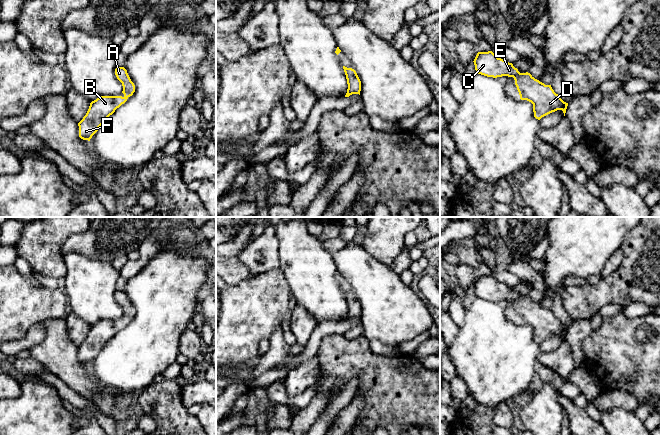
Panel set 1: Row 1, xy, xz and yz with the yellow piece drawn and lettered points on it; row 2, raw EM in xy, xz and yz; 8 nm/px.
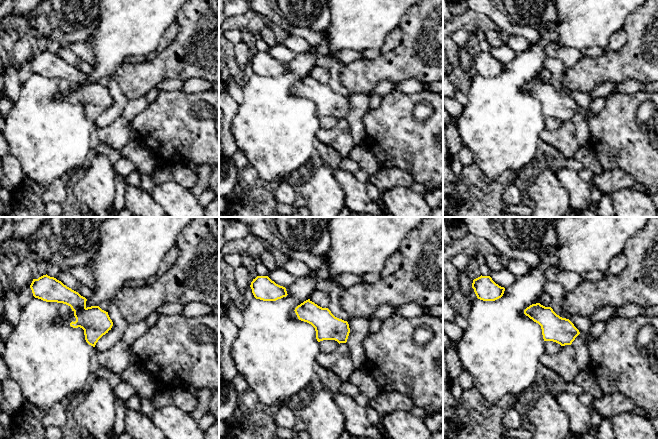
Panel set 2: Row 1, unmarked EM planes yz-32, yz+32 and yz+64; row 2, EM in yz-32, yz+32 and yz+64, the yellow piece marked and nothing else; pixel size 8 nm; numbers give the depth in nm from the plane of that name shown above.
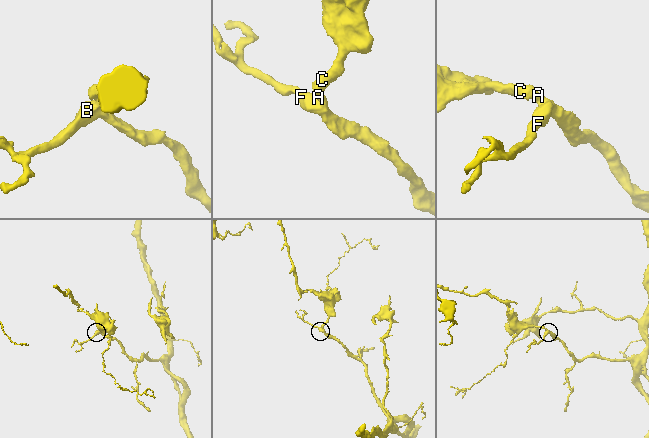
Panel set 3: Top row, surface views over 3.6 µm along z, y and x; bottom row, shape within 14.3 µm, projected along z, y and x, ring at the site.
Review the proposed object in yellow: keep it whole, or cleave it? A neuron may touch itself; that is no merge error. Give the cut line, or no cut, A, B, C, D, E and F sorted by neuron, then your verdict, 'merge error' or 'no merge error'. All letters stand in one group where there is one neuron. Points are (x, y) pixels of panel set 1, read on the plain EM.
no cut | A B C D E F | no merge error

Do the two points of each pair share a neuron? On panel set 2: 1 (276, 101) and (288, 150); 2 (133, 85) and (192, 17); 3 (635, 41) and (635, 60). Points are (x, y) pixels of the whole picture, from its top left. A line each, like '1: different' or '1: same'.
1: same
2: same
3: same

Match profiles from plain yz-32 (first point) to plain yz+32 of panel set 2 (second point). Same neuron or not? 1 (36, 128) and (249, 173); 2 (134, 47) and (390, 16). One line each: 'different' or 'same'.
1: different
2: same

